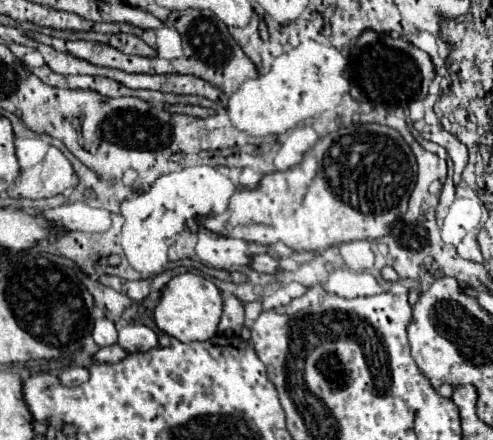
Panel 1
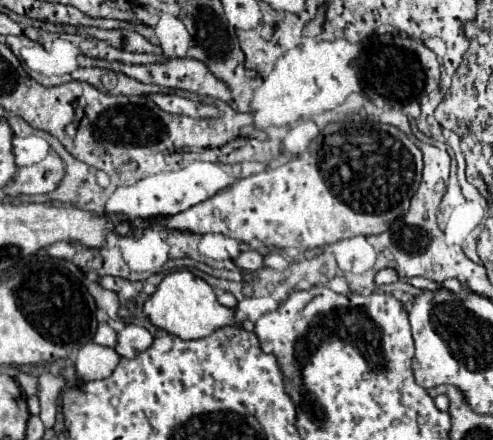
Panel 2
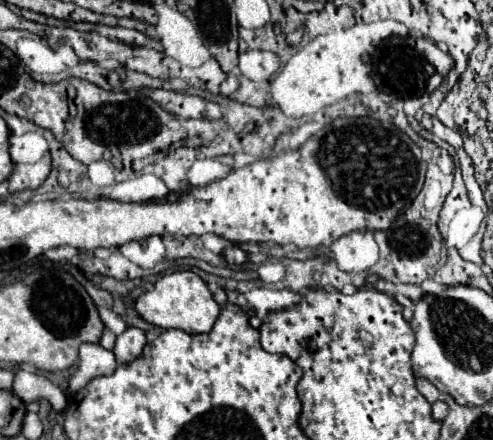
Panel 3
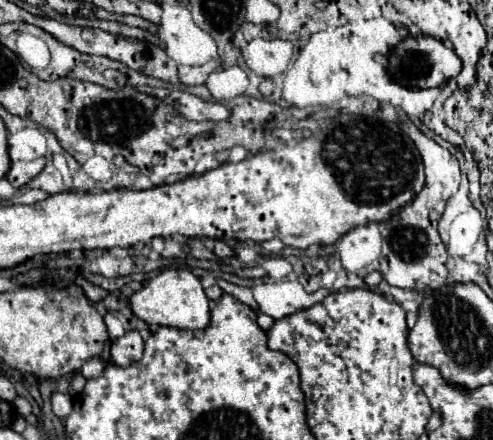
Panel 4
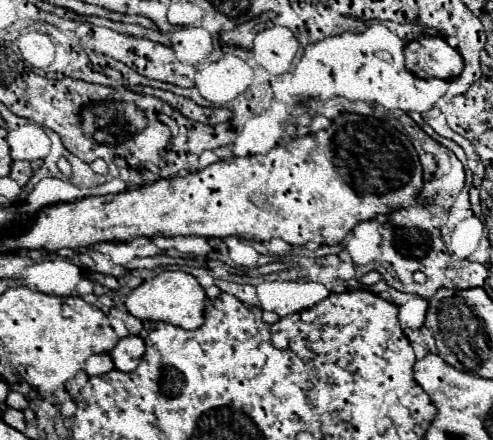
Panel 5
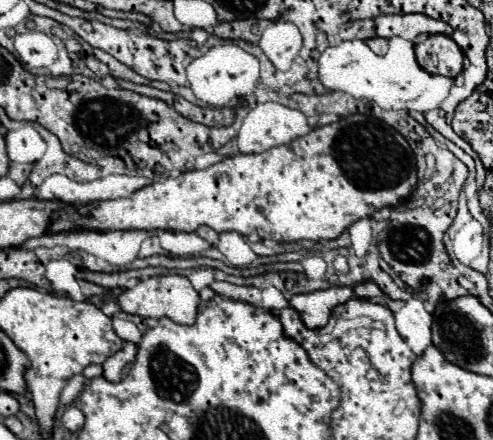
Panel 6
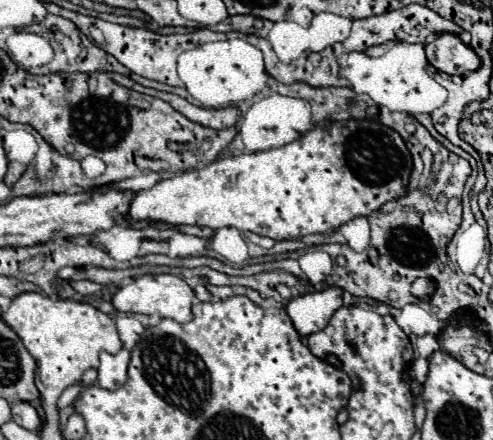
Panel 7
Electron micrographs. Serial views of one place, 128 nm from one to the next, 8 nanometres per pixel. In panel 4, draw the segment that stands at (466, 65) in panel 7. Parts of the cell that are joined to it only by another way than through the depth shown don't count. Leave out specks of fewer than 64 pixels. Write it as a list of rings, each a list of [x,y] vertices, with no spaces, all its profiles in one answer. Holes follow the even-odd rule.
[[[408,36],[404,38],[390,54],[388,72],[392,80],[398,84],[404,84],[408,88],[432,88],[440,86],[446,80],[458,76],[462,70],[462,60],[452,48],[446,48],[442,40],[436,40],[432,36]]]

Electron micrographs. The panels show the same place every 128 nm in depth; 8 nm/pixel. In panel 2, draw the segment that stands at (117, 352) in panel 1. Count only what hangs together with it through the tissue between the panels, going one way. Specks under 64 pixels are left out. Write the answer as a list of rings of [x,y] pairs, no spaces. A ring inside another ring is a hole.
[[[88,342],[80,348],[76,358],[76,380],[78,382],[92,382],[92,380],[104,380],[108,378],[114,368],[118,366],[120,356],[114,348],[96,346],[94,342]]]

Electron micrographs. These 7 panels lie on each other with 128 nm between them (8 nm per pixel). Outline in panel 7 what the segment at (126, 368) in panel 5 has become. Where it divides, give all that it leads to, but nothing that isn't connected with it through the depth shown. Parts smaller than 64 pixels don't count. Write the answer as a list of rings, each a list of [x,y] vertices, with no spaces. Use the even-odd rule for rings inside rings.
[[[120,350],[118,354],[108,354],[102,352],[100,354],[100,366],[98,366],[98,384],[104,390],[116,390],[124,384],[126,376],[126,368],[130,362],[130,352],[128,350]]]

